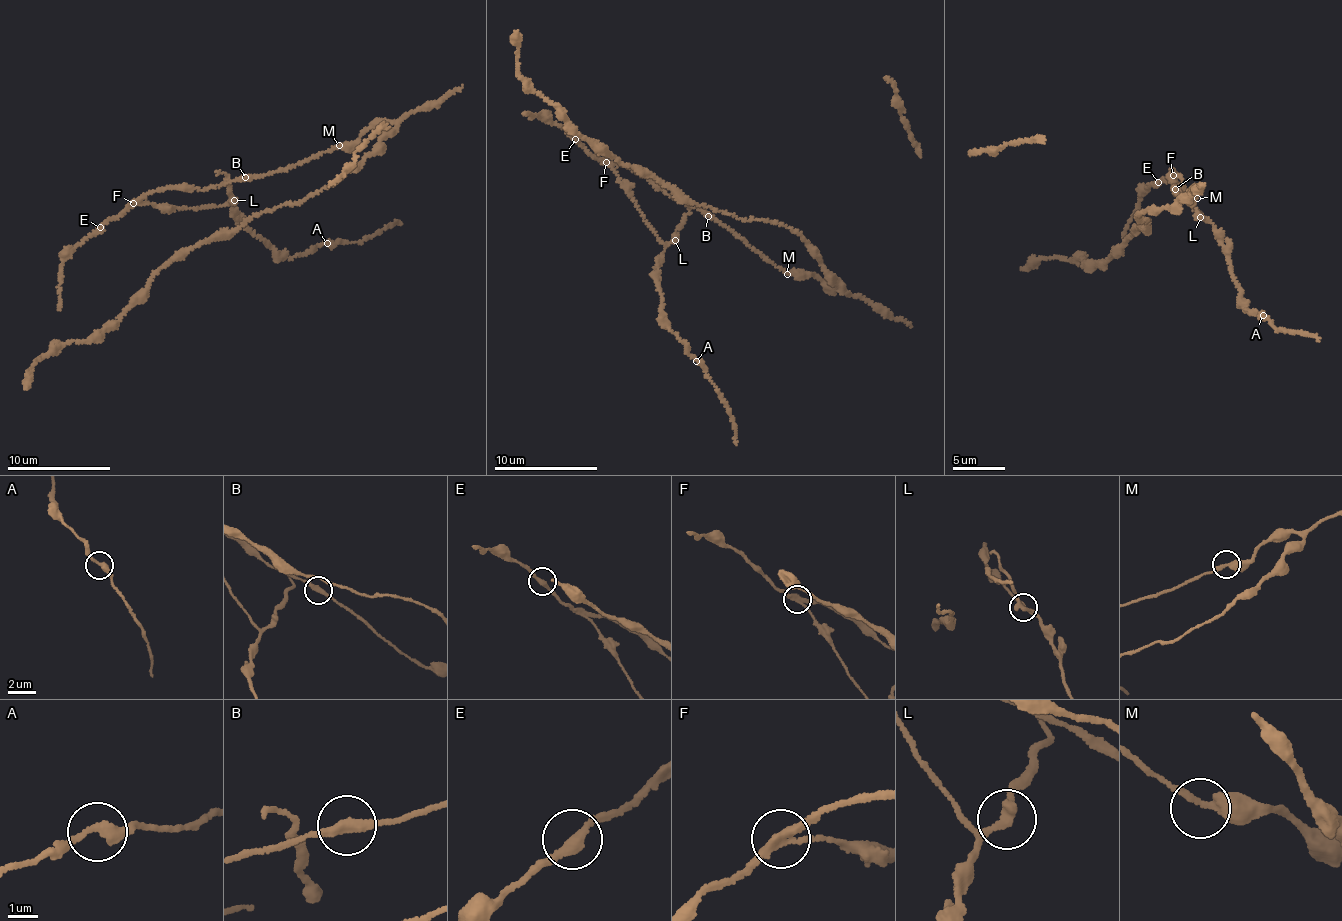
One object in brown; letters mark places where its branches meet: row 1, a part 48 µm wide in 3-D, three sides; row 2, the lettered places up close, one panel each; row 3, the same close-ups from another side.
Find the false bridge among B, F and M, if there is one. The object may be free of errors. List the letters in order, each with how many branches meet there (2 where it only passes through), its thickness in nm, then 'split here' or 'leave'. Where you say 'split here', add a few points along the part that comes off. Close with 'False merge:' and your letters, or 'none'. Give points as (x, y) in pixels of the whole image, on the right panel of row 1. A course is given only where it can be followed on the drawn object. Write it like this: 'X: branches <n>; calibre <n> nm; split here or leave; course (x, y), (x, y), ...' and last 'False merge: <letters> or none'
B: branches 2; calibre 320 nm; leave
F: branches 3; calibre 260 nm; split here; course (1174, 174), (1185, 199), (1211, 223), (1226, 255), (1243, 309), (1261, 314), (1276, 329), (1291, 330), (1319, 341)
M: branches 2; calibre 320 nm; leave
False merge: F

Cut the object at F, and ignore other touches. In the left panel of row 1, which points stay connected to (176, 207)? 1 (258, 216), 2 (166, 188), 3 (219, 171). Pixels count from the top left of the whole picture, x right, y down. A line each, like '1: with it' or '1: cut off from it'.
1: cut off from it
2: cut off from it
3: with it

